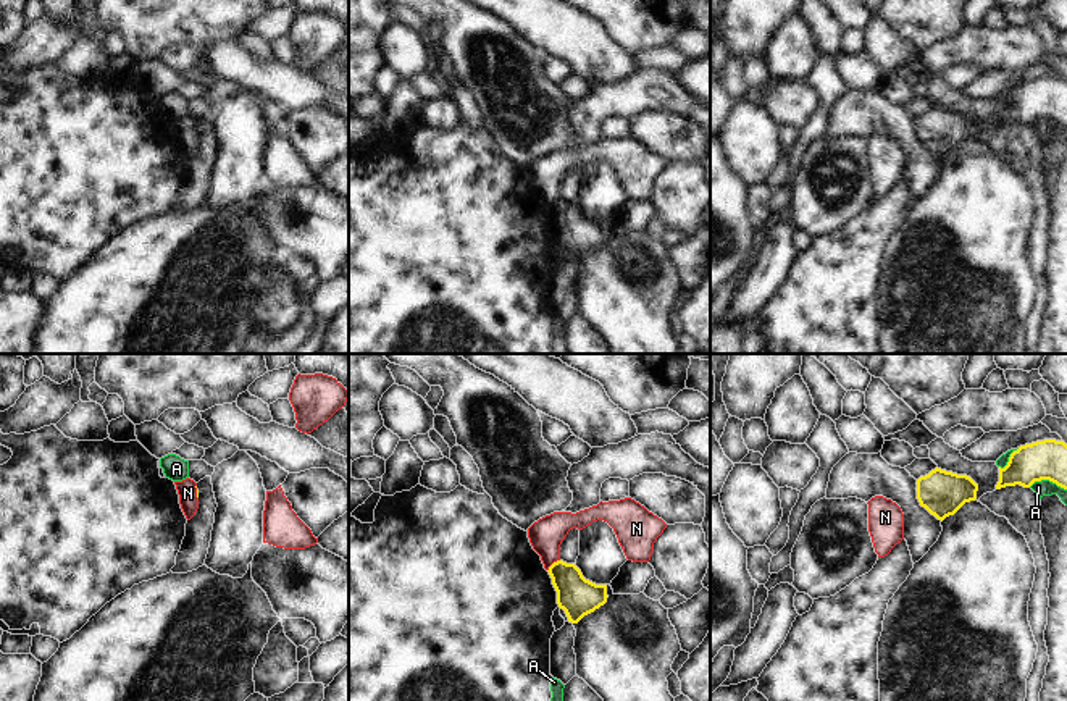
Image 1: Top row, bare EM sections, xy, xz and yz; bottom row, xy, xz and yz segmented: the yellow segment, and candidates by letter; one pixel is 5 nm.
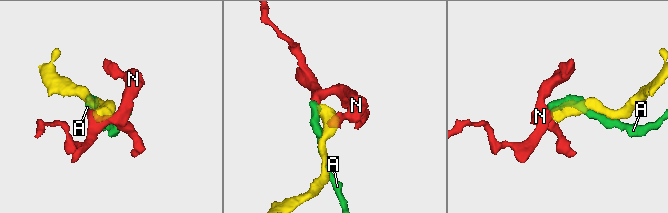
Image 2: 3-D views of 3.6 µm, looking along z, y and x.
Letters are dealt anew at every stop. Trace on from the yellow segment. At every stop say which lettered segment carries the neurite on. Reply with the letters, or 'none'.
none

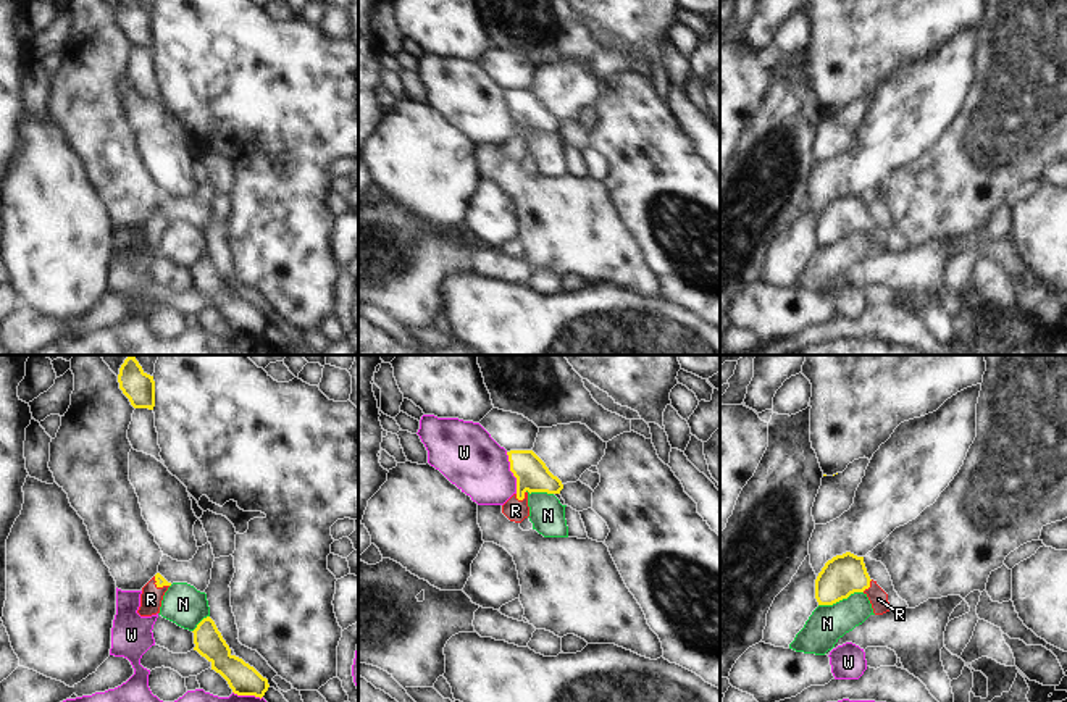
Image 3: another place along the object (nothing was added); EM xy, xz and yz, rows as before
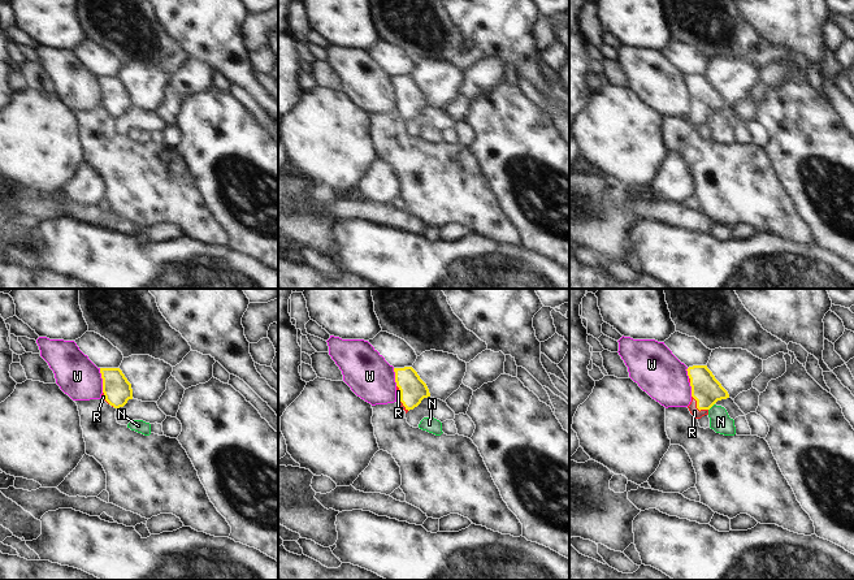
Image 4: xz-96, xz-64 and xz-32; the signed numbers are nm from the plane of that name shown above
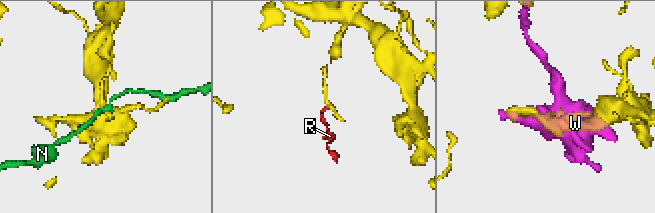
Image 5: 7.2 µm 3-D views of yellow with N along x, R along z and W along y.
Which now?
R

